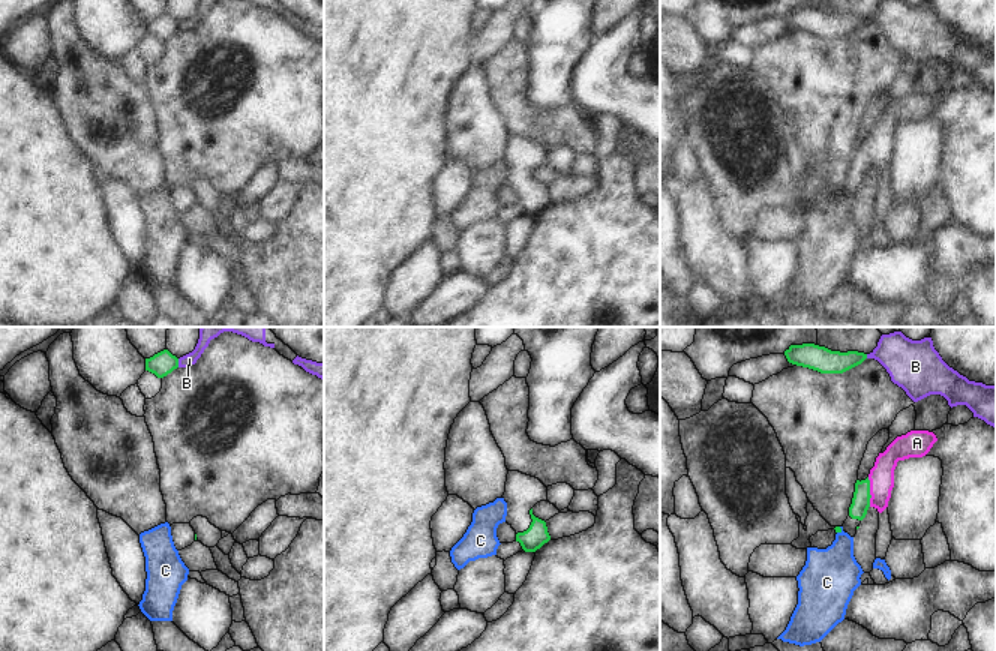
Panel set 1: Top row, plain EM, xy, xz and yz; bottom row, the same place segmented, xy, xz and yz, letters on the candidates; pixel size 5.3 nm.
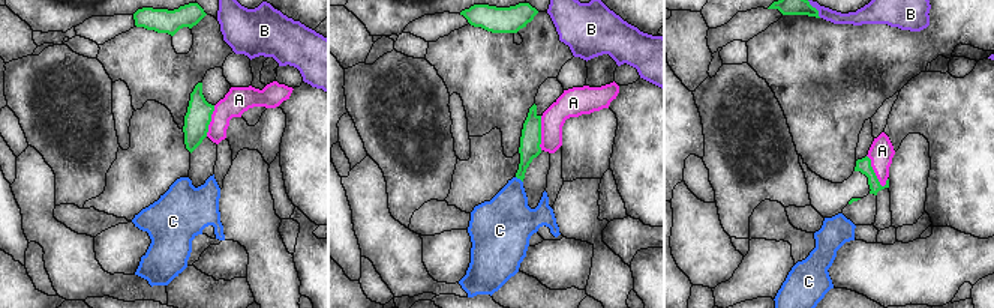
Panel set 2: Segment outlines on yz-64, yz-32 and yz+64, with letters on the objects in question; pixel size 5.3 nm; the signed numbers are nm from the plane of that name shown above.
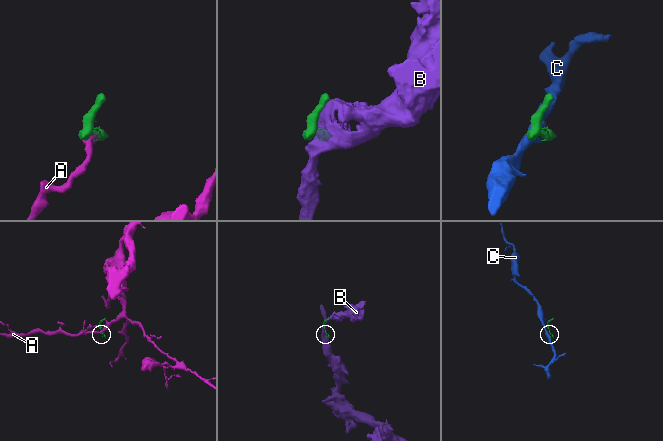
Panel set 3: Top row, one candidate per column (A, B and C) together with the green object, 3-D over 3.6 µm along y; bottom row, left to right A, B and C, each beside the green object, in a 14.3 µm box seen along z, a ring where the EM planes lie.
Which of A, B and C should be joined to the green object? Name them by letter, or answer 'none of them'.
A

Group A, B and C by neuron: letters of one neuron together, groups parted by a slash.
A / B / C

